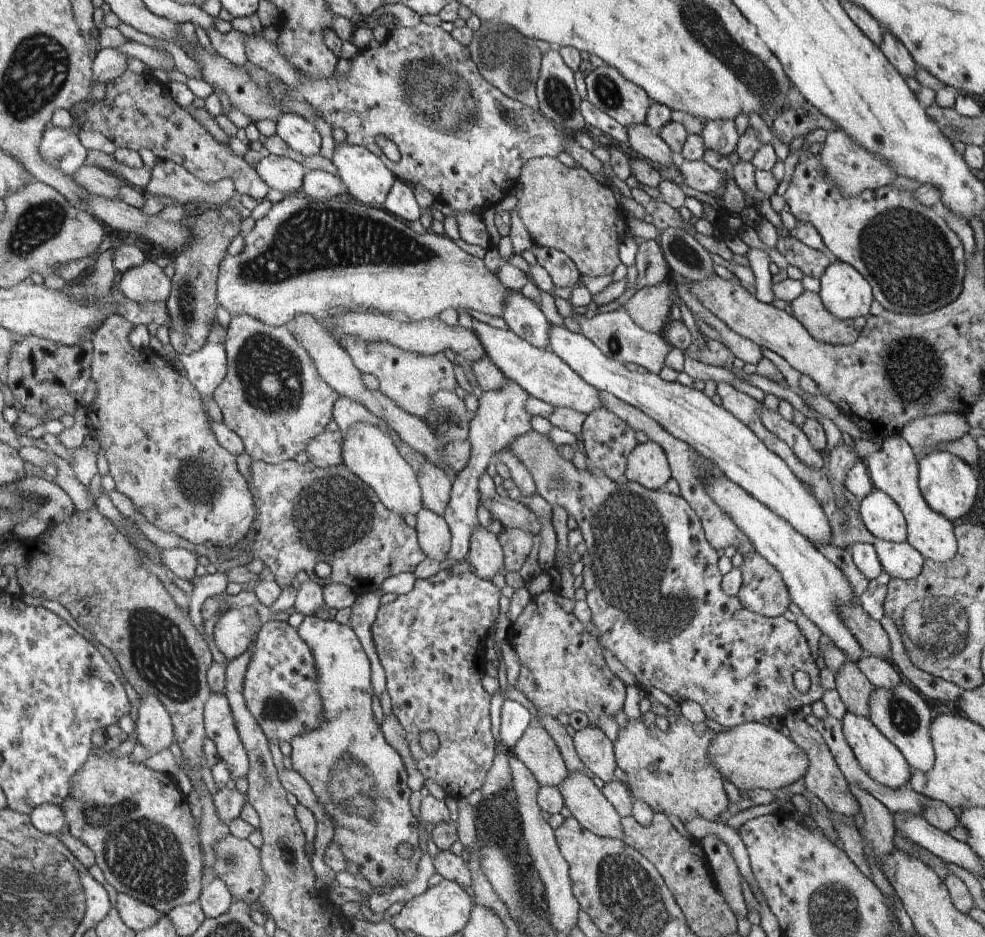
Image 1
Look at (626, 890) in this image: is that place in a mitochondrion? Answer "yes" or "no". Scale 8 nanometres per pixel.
yes

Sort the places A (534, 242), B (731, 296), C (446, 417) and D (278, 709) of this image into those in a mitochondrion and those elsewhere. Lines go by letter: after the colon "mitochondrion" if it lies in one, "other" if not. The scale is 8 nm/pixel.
A: other
B: other
C: mitochondrion
D: mitochondrion

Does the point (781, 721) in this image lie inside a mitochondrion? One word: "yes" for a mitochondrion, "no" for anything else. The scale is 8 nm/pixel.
no

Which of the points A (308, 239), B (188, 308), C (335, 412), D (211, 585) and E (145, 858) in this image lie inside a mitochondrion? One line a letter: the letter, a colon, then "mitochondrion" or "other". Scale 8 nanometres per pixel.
A: mitochondrion
B: mitochondrion
C: other
D: other
E: mitochondrion

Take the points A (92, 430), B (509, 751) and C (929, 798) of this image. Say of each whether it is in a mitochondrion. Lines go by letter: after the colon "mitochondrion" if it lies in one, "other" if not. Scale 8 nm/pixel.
A: other
B: other
C: other

